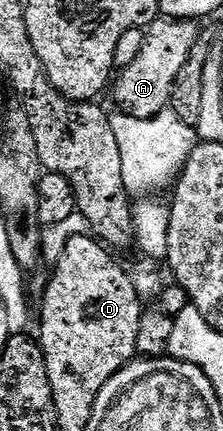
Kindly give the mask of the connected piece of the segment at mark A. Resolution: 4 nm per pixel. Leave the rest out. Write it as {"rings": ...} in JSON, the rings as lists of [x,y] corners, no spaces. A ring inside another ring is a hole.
{"rings":[[[160,16],[146,27],[145,44],[137,55],[137,60],[118,71],[109,90],[119,105],[116,107],[122,113],[138,118],[152,118],[170,107],[177,72],[181,72],[185,60],[189,60],[189,52],[193,52],[193,44],[197,44],[201,33],[199,26],[200,23],[195,20]]]}

